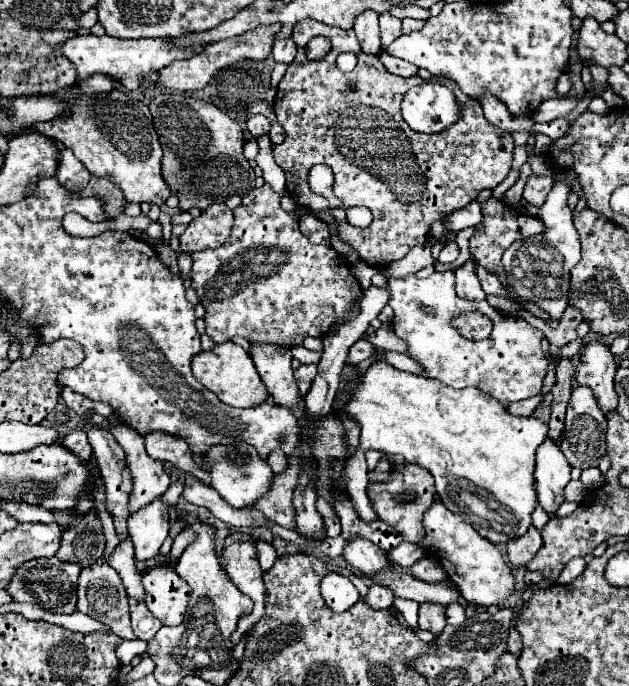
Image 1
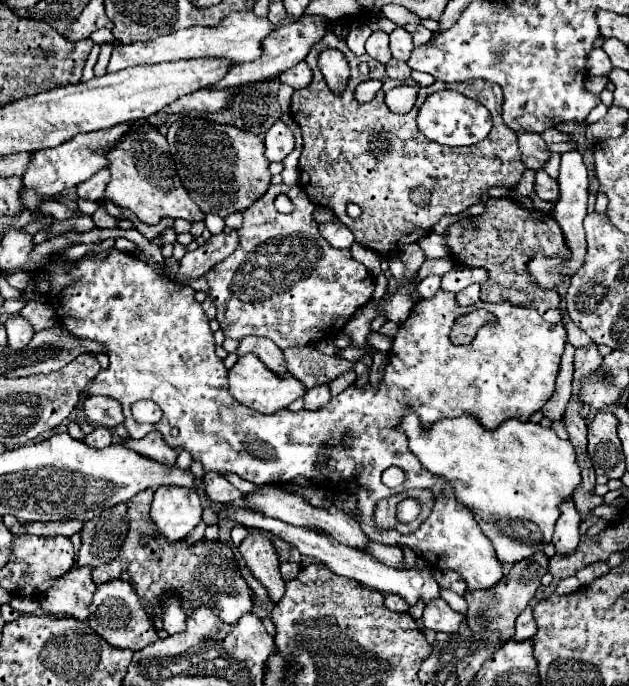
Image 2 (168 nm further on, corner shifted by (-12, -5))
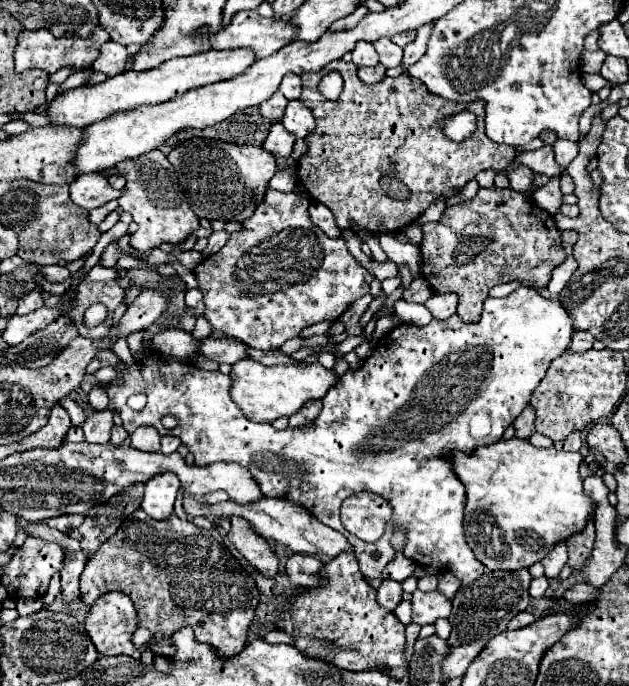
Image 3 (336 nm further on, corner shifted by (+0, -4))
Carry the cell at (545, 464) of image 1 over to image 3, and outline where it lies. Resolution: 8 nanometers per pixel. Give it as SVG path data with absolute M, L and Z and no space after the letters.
M558 544L558 546L556 546L556 548L542 560L544 576L546 576L546 578L558 578L558 574L562 572L566 560L568 560L566 546L564 546L564 544Z

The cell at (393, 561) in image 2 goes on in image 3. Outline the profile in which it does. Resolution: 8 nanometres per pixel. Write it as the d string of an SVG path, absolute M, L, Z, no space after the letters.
M264 498L258 504L248 504L248 506L240 506L232 500L228 502L220 502L220 504L203 505L202 515L210 518L210 520L220 520L220 518L232 518L232 516L242 516L246 518L254 530L264 536L266 540L276 540L284 546L288 546L292 552L300 552L300 554L326 554L326 556L338 556L340 552L346 550L354 550L350 546L350 542L340 534L334 532L332 528L310 520L308 512L300 506L290 504L288 500L274 500L274 498Z

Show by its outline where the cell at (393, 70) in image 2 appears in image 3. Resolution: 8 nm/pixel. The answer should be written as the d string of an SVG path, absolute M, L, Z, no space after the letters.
M378 64L378 66L374 66L374 68L364 68L364 66L360 66L360 68L358 68L358 78L360 78L364 84L376 84L376 82L380 82L380 80L384 78L384 66L382 66L382 64Z

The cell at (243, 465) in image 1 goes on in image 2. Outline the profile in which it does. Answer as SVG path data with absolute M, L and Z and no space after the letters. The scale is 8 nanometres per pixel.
M260 485L260 487L256 487L256 491L244 495L244 507L254 509L254 511L266 515L266 517L282 519L282 521L286 521L286 523L290 523L290 525L302 525L302 527L312 527L312 529L326 531L326 533L330 533L338 543L348 545L348 547L352 547L352 549L366 551L366 545L370 545L370 537L360 529L360 523L358 523L356 519L352 519L352 517L346 515L344 511L336 509L334 505L328 507L328 509L314 507L314 505L310 505L306 499L302 499L300 495L294 495L294 493L284 491L280 485Z

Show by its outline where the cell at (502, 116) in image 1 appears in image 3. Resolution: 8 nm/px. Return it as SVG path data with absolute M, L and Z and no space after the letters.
M544 146L544 148L540 148L540 150L534 150L534 152L522 152L522 154L518 154L516 158L514 158L514 162L510 164L510 166L514 166L514 164L524 164L524 166L528 166L530 170L534 170L534 172L540 172L540 174L546 174L546 176L562 176L562 172L560 172L560 166L556 164L556 160L554 160L554 156L552 156L552 148L550 146Z

